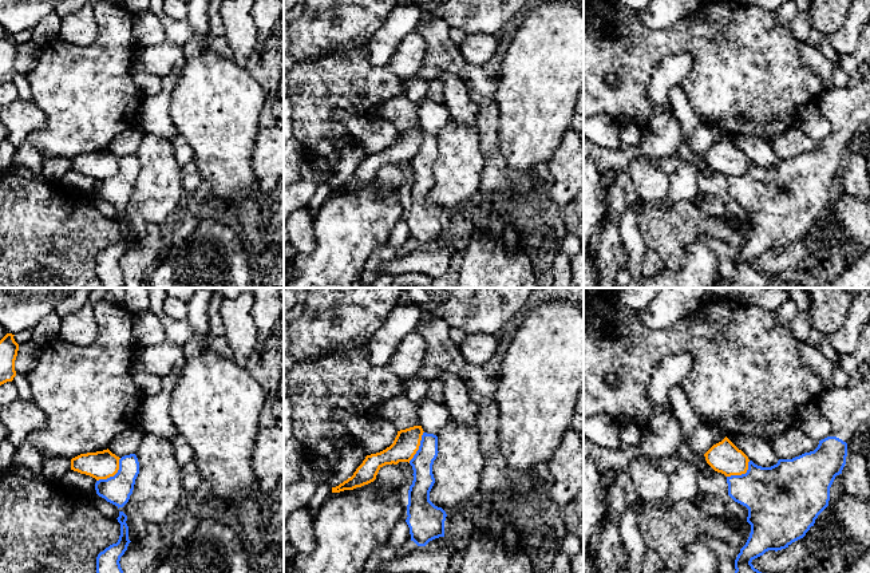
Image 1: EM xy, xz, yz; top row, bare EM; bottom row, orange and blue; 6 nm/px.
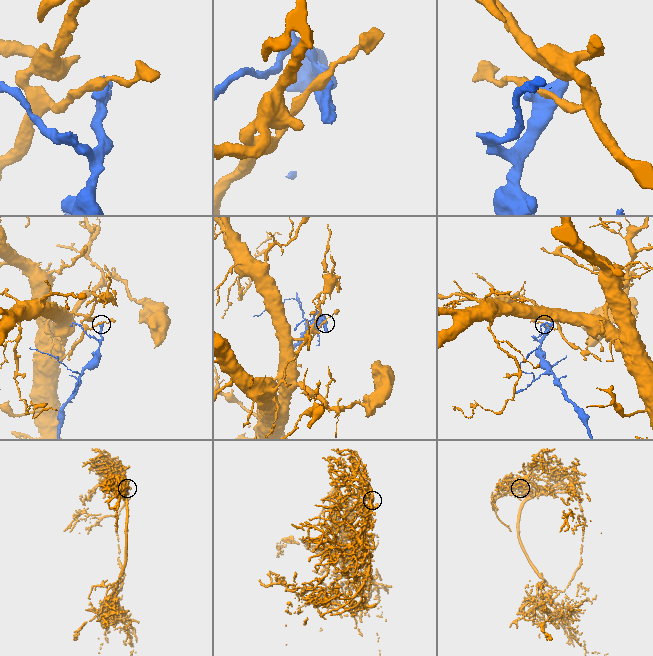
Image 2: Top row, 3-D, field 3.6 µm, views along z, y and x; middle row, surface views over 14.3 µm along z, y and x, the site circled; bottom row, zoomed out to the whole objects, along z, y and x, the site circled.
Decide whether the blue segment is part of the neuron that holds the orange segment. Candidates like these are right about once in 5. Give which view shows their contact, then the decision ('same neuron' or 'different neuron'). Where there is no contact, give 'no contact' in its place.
xy | different neuron

